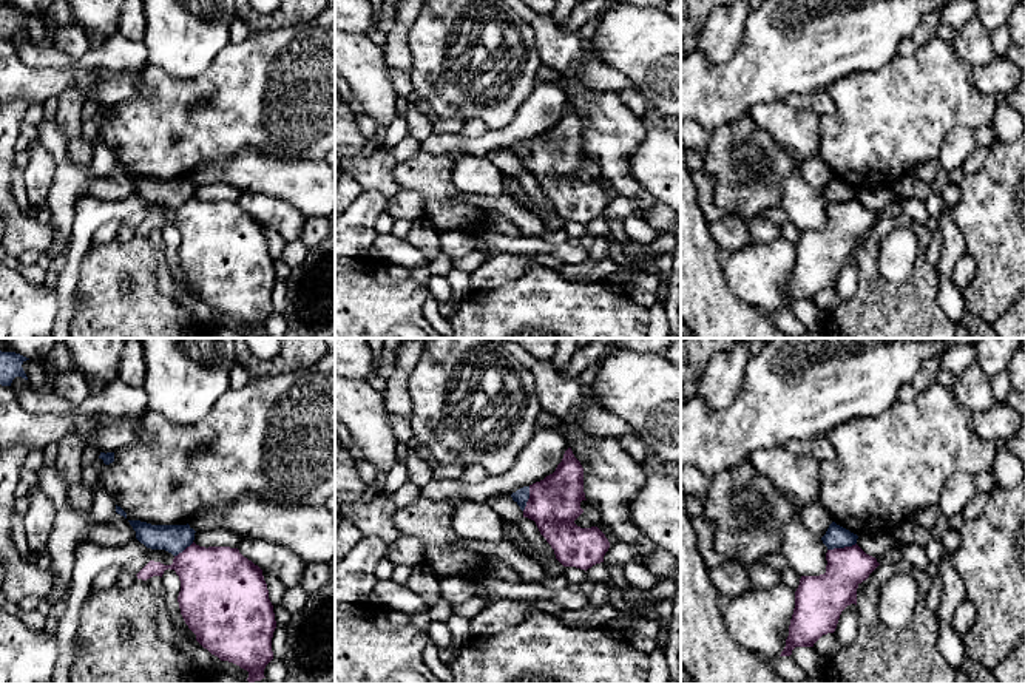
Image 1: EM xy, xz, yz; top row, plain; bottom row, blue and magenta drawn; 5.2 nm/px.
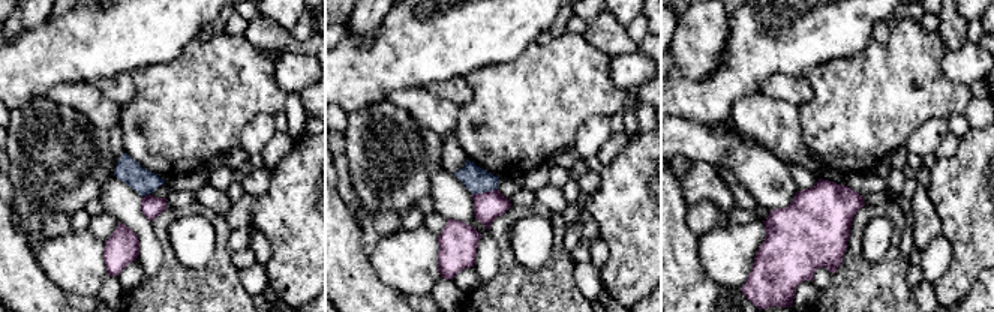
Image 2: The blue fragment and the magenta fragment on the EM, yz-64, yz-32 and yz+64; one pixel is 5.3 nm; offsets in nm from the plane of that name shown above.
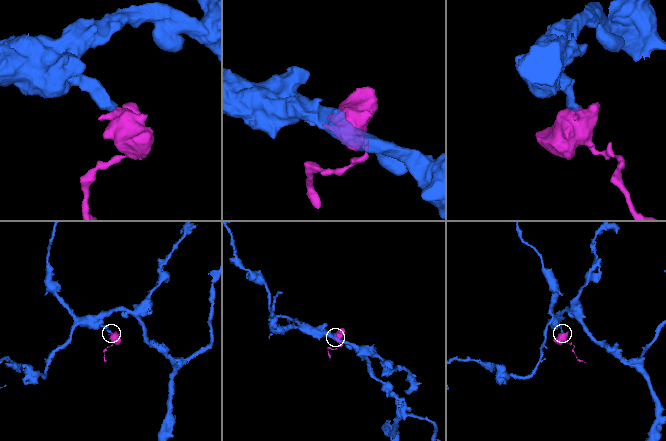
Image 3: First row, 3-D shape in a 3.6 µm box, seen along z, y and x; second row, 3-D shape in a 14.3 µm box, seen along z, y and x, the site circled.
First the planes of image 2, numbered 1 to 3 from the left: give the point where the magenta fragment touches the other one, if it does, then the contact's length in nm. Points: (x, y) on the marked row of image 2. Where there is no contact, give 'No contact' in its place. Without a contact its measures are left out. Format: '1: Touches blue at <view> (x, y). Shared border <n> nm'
1: Touches blue at yz-64 (146, 194). Shared border 50 nm
2: Touches blue at yz-32 (485, 191). Shared border 140 nm
3: No contact

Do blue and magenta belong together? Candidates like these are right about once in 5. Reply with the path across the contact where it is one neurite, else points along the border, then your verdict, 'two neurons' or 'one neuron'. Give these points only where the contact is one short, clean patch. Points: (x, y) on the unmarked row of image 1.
border yz (855, 196), (828, 204); two neurons

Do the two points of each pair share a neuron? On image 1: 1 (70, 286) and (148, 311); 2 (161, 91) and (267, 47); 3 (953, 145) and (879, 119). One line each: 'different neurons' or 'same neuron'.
1: different neurons
2: same neuron
3: different neurons

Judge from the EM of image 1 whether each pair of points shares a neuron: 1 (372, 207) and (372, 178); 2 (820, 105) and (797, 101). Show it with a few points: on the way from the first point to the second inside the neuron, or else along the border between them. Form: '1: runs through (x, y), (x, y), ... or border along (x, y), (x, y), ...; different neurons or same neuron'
1: border along (363, 189), (382, 192), (389, 199); different neurons
2: runs through (814, 101), (803, 101); same neuron

